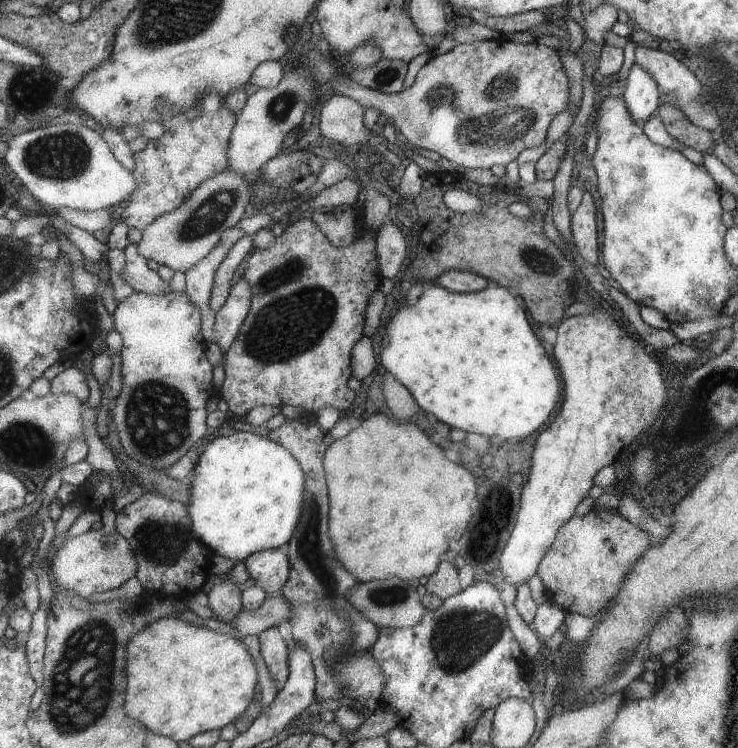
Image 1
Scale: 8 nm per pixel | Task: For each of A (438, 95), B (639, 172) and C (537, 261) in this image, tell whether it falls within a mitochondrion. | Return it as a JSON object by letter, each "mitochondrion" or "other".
{"A":"mitochondrion","B":"mitochondrion","C":"mitochondrion"}

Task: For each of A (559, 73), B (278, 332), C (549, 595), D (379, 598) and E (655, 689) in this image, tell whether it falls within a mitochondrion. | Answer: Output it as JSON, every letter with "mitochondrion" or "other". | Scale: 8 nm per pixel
{"A":"other","B":"mitochondrion","C":"other","D":"mitochondrion","E":"other"}

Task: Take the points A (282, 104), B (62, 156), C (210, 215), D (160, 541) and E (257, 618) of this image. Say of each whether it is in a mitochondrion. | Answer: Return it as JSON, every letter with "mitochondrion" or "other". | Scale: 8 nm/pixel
{"A":"mitochondrion","B":"mitochondrion","C":"mitochondrion","D":"mitochondrion","E":"other"}

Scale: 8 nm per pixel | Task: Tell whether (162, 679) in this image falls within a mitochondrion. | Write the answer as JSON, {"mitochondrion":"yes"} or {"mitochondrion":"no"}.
{"mitochondrion":"no"}

